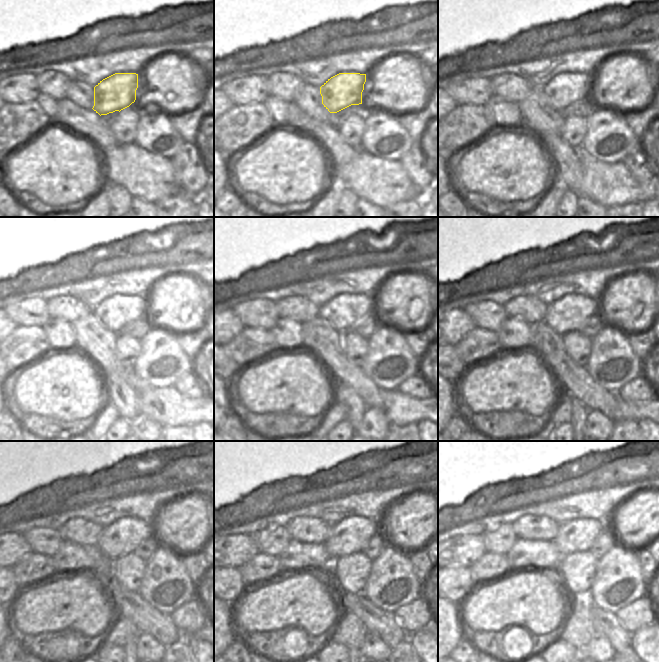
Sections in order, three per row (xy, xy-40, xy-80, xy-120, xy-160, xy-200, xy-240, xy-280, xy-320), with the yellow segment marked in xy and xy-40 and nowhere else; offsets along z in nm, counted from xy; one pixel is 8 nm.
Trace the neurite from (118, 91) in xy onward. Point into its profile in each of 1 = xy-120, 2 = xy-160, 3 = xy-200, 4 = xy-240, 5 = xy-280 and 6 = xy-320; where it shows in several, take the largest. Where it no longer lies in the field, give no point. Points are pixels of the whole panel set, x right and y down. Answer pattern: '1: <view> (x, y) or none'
1: xy-120 (116, 312)
2: xy-160 (343, 312)
3: xy-200 (570, 312)
4: xy-240 (123, 536)
5: xy-280 (351, 535)
6: xy-320 (576, 535)

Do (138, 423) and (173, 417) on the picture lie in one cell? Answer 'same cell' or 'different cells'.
different cells

